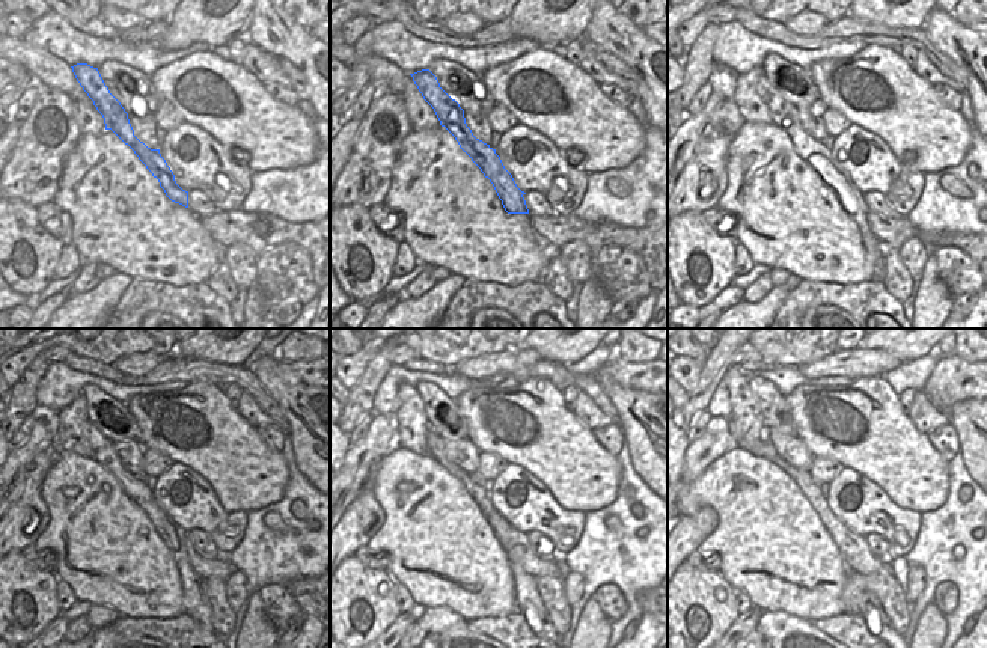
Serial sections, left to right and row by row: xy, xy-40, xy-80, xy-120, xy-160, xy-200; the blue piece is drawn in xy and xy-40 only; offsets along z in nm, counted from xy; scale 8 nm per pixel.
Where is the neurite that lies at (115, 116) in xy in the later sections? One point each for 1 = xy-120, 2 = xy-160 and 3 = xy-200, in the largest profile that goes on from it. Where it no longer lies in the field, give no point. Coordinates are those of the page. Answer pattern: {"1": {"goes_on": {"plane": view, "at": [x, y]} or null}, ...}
{"1": {"goes_on": {"plane": "xy-120", "at": [195, 602]}}, "2": {"goes_on": {"plane": "xy-160", "at": [531, 606]}}, "3": {"goes_on": {"plane": "xy-200", "at": [877, 623]}}}

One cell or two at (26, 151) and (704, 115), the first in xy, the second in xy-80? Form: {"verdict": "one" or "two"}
{"verdict": "two"}

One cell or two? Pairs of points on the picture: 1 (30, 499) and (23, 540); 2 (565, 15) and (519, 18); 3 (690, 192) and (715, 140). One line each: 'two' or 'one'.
1: one
2: one
3: one

